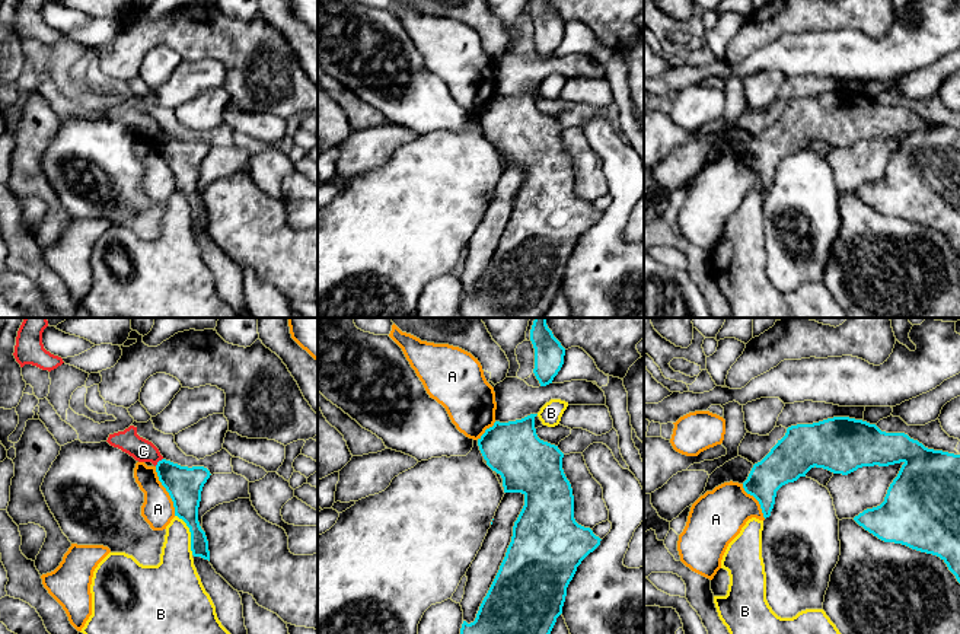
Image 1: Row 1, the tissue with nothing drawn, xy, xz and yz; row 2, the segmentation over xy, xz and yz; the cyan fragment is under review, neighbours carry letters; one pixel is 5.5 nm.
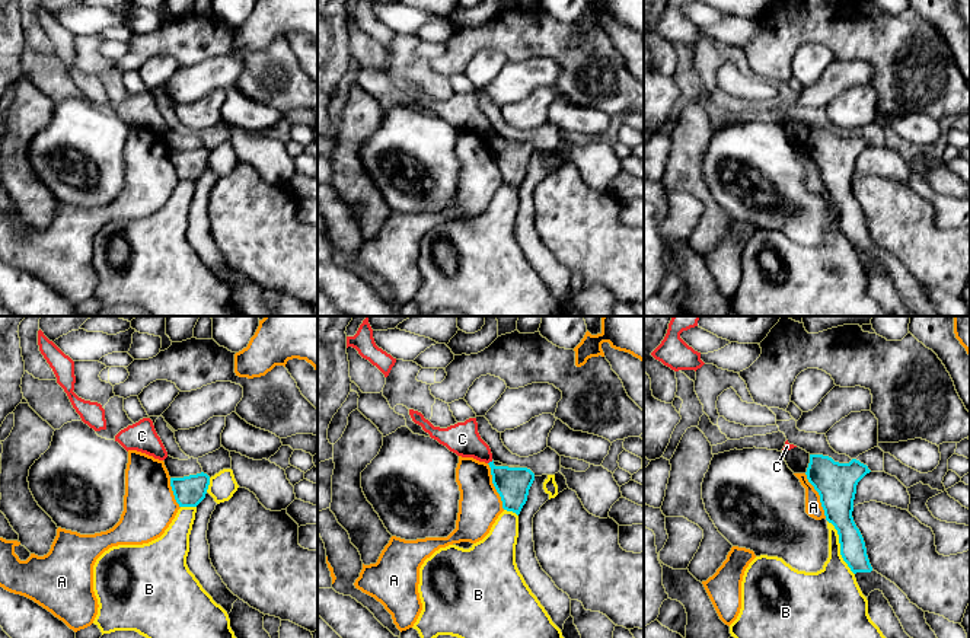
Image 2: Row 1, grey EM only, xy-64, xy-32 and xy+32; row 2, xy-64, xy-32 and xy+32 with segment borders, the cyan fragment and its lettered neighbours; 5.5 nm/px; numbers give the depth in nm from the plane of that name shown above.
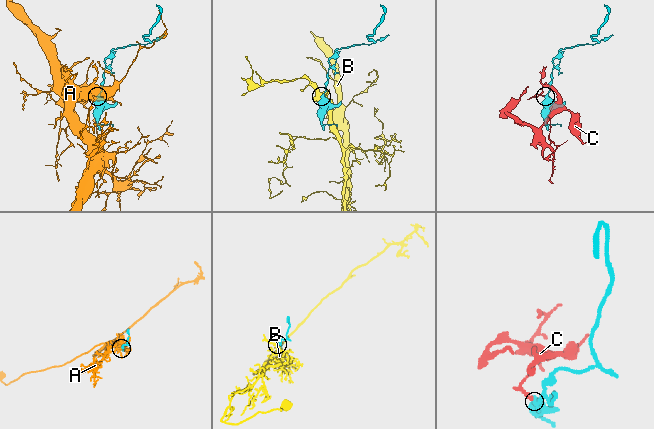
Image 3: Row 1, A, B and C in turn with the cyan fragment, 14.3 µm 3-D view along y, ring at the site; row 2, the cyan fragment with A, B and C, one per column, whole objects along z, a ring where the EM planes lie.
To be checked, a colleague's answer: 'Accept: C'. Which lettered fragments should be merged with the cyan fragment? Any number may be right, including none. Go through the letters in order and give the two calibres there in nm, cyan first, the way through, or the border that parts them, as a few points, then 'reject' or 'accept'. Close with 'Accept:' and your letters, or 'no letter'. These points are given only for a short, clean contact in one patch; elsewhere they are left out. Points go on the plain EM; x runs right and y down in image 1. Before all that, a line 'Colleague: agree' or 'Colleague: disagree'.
Colleague: disagree
A: 200/180 nm | along xy (155, 140), (158, 153), (168, 166), (175, 188) | reject
B: 180/240 nm | reject
C: 200/130 nm | along xy (162, 131), (155, 139) | reject
Accept: no letter

